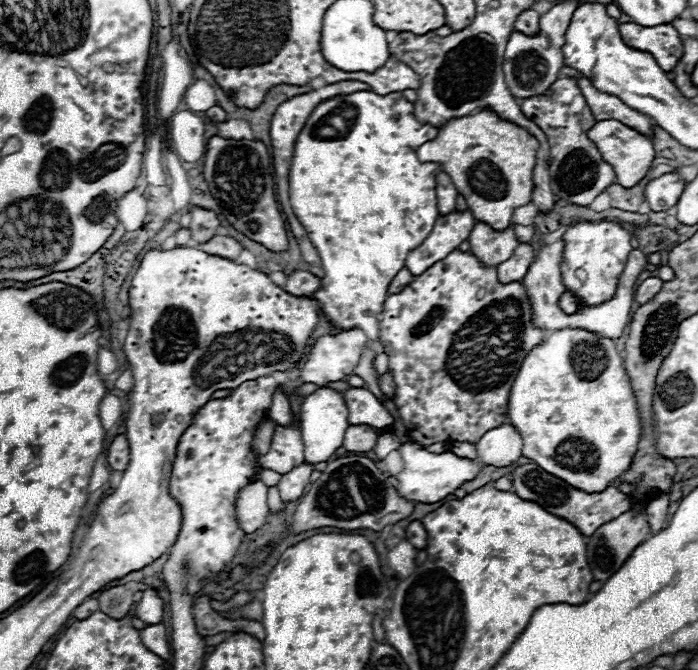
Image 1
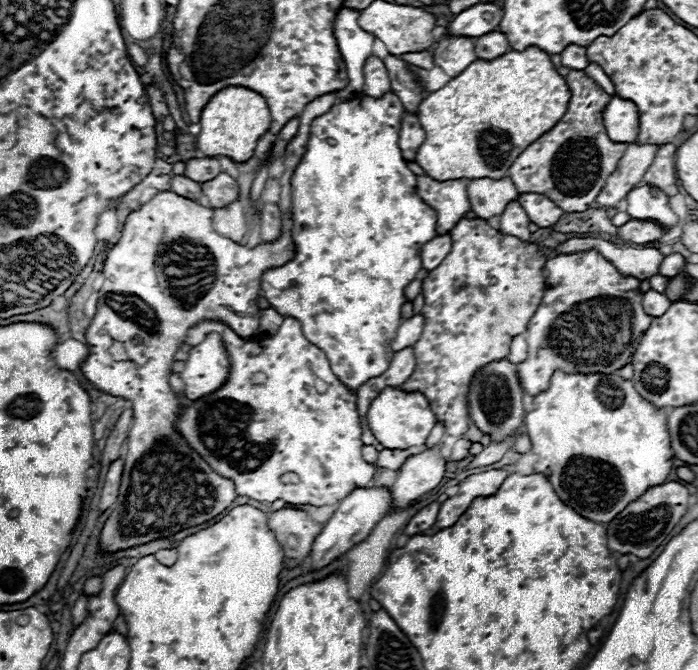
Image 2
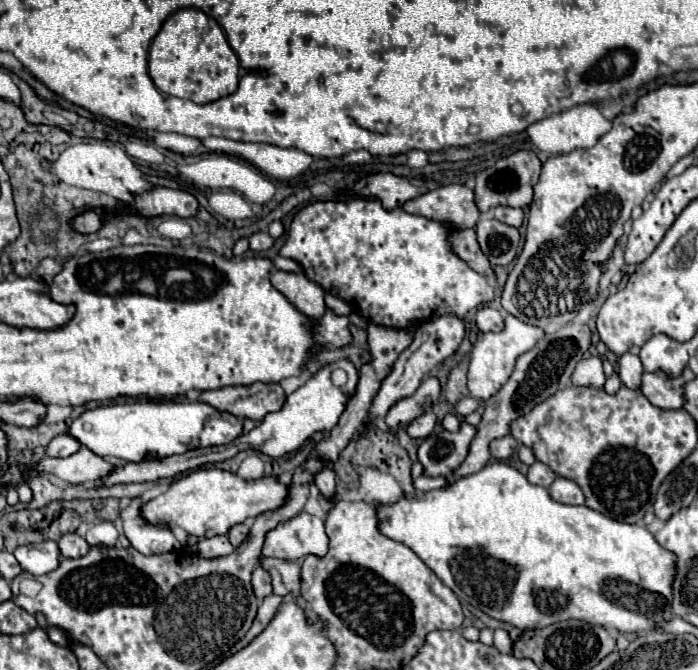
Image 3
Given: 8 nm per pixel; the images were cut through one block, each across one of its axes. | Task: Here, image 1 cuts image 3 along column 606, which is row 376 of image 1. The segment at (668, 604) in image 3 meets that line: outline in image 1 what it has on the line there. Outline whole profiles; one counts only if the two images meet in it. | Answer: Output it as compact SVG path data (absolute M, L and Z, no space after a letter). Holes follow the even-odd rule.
M558 330L546 336L526 358L512 384L508 416L524 440L522 456L534 460L546 472L566 480L582 492L602 492L632 466L640 442L640 412L624 360L612 340L588 330Z

